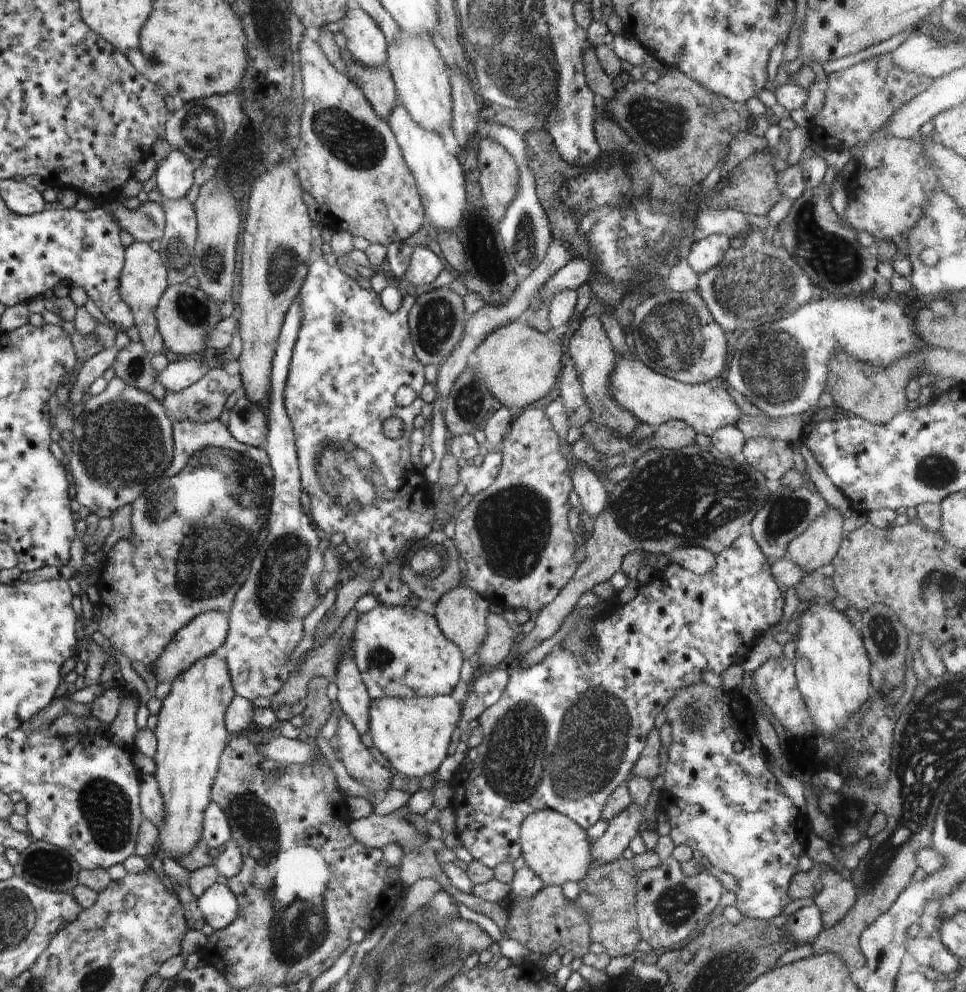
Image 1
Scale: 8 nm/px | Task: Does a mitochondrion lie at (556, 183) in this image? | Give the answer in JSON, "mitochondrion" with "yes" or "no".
{"mitochondrion":"no"}

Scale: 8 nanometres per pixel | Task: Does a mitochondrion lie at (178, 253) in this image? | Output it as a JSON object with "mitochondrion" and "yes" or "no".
{"mitochondrion":"yes"}

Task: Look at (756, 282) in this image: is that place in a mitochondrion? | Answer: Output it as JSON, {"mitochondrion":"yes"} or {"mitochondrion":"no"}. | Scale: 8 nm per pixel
{"mitochondrion":"yes"}

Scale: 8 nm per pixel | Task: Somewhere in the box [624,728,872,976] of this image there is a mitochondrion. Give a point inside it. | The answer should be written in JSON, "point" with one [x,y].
{"point":[675,906]}

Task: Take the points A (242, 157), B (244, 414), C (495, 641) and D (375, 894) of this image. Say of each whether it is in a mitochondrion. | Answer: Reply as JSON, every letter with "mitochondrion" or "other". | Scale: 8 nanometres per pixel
{"A":"mitochondrion","B":"mitochondrion","C":"other","D":"other"}

